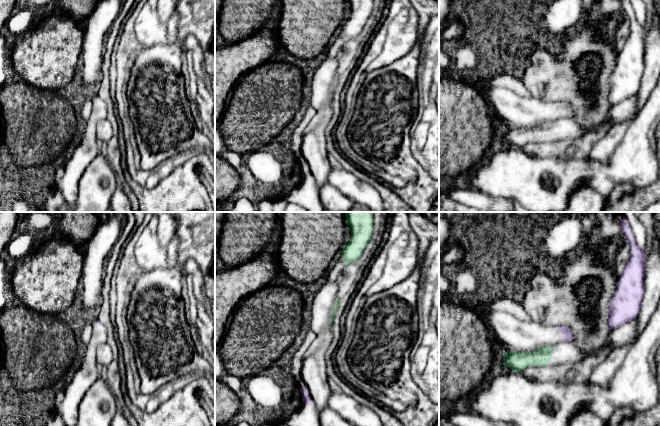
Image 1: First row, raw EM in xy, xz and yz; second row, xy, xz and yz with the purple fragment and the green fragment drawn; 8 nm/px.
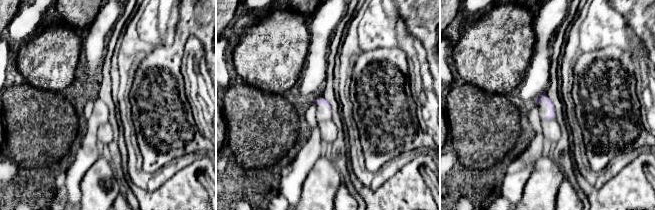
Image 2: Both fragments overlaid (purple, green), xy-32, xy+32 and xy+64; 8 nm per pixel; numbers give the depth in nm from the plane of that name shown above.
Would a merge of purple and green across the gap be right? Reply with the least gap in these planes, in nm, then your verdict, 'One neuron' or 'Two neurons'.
Distance 100 nm. Two neurons

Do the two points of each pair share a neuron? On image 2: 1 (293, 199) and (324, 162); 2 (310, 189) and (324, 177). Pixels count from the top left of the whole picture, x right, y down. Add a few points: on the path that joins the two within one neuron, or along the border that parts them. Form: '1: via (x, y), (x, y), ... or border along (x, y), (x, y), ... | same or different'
1: border along (311, 167), (302, 185), (299, 199) | different
2: via (313, 188), (321, 180) | same

